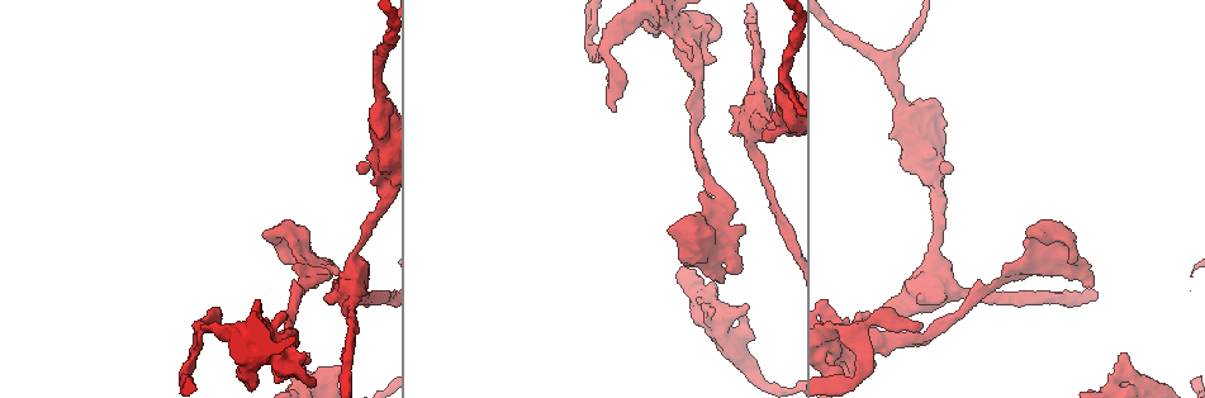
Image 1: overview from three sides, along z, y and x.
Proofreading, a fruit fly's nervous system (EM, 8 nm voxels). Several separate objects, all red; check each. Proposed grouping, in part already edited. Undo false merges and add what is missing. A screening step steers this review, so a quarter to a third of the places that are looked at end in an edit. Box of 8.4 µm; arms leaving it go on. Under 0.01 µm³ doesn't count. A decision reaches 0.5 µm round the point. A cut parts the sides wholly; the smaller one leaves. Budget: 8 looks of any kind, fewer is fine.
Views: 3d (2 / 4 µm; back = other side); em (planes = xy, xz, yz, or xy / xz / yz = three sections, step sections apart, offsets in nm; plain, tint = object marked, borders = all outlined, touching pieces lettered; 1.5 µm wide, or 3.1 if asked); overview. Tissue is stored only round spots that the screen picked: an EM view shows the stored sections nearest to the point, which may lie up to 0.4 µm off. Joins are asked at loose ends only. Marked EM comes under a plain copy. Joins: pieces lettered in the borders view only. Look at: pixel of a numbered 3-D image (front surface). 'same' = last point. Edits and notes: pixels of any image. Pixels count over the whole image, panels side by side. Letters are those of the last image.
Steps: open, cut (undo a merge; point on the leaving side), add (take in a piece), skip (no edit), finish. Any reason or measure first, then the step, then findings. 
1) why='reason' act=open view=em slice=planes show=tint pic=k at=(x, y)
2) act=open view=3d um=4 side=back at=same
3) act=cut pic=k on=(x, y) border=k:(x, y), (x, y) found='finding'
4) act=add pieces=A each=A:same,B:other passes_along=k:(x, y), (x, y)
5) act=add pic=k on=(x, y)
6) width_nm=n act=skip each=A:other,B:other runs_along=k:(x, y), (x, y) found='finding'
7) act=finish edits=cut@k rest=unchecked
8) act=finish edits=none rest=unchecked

why='three-way junction' act=open view=em slice=planes show=borders pic=1 at=(605, 46)

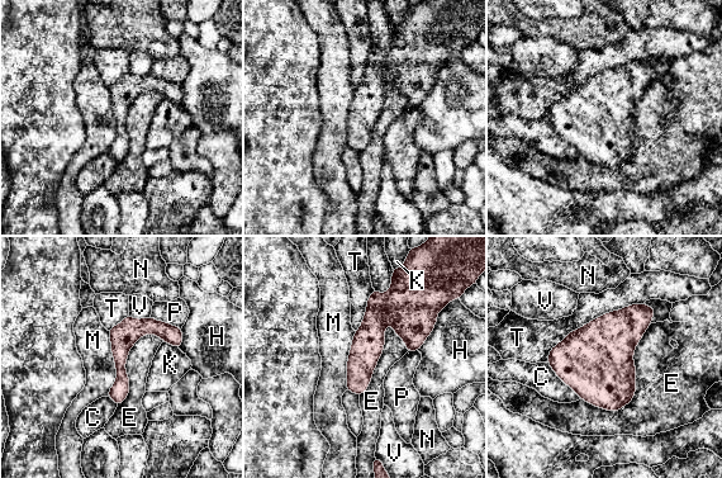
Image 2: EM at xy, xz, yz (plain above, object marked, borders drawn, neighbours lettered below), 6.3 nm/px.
act=skip each=C:other,E:other,H:other,K:other,M:other,N:other,P:other,T:other,V:other found='all the same neuron'

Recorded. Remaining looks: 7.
why='an open end' act=open view=em slice=planes show=tint pic=1 at=(714, 308)

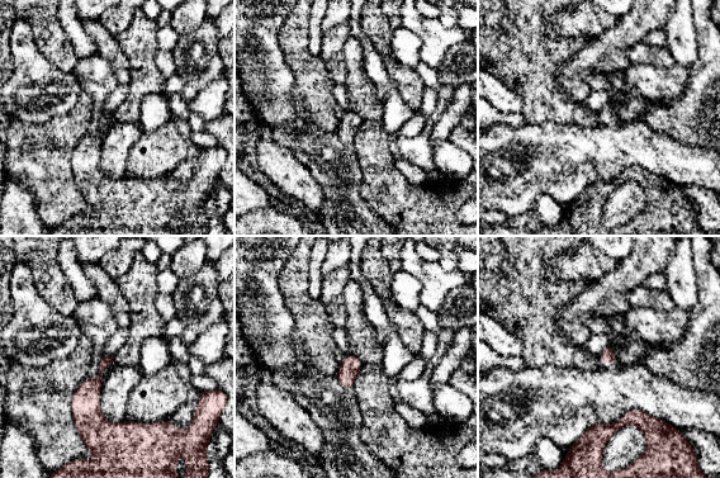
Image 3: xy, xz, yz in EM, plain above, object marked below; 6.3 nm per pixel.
act=open view=em slice=planes show=borders at=same

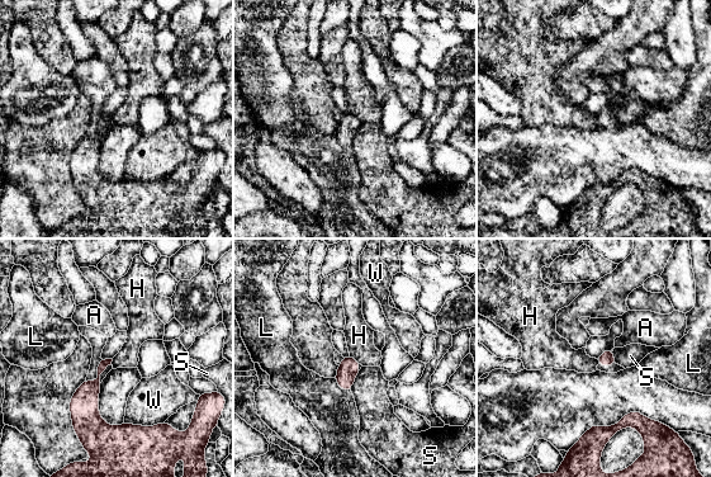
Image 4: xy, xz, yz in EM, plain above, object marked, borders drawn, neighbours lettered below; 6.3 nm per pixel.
longest_contact=W:260nm act=skip each=A:other,H:other,L:other,S:other,W:other runs_along=4:(104, 362), (90, 420), (105, 437) found='no lettered piece goes on from it'

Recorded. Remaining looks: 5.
why='branch point' act=open view=3d um=4 pic=1 at=(318, 278)

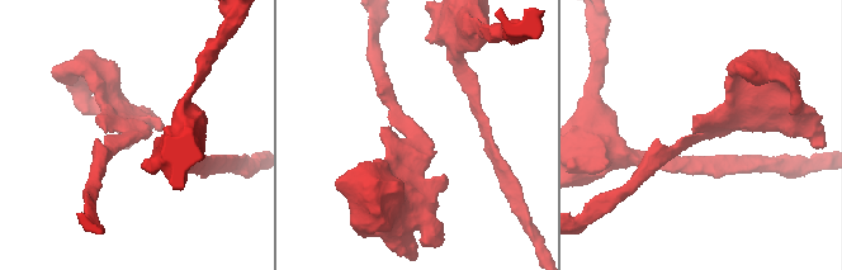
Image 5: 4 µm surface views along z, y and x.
act=open view=em slice=xy step=4 show=borders pic=5 at=(415, 131)

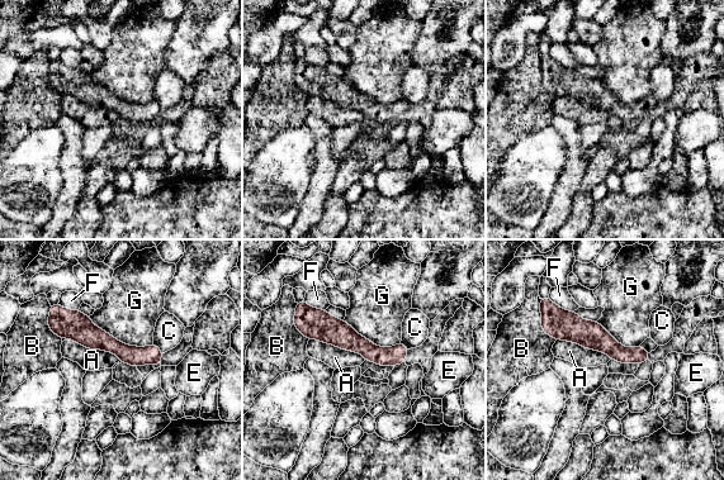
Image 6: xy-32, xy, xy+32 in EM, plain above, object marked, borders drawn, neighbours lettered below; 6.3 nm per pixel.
act=open view=em slice=yz step=4 show=borders at=same

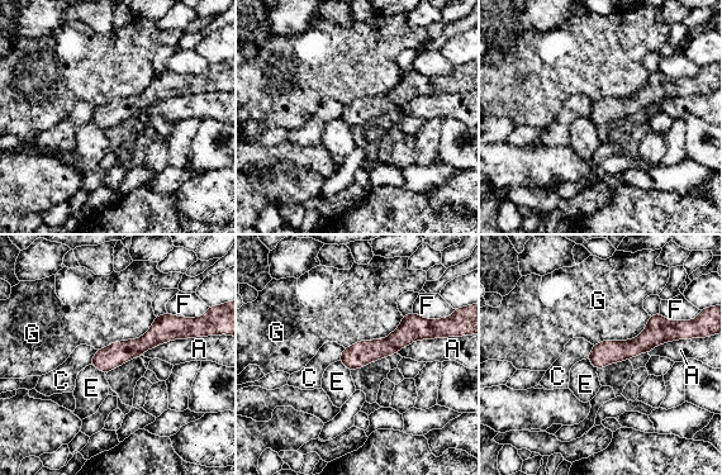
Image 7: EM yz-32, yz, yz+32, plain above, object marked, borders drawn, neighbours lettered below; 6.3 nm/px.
act=skip each=A:other,C:other,E:other,F:other,G:other runs_along=7:(185, 329), (164, 329), (95, 362) found='continuous, no second neuron'

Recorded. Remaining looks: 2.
act=finish edits=none rest=unchecked

